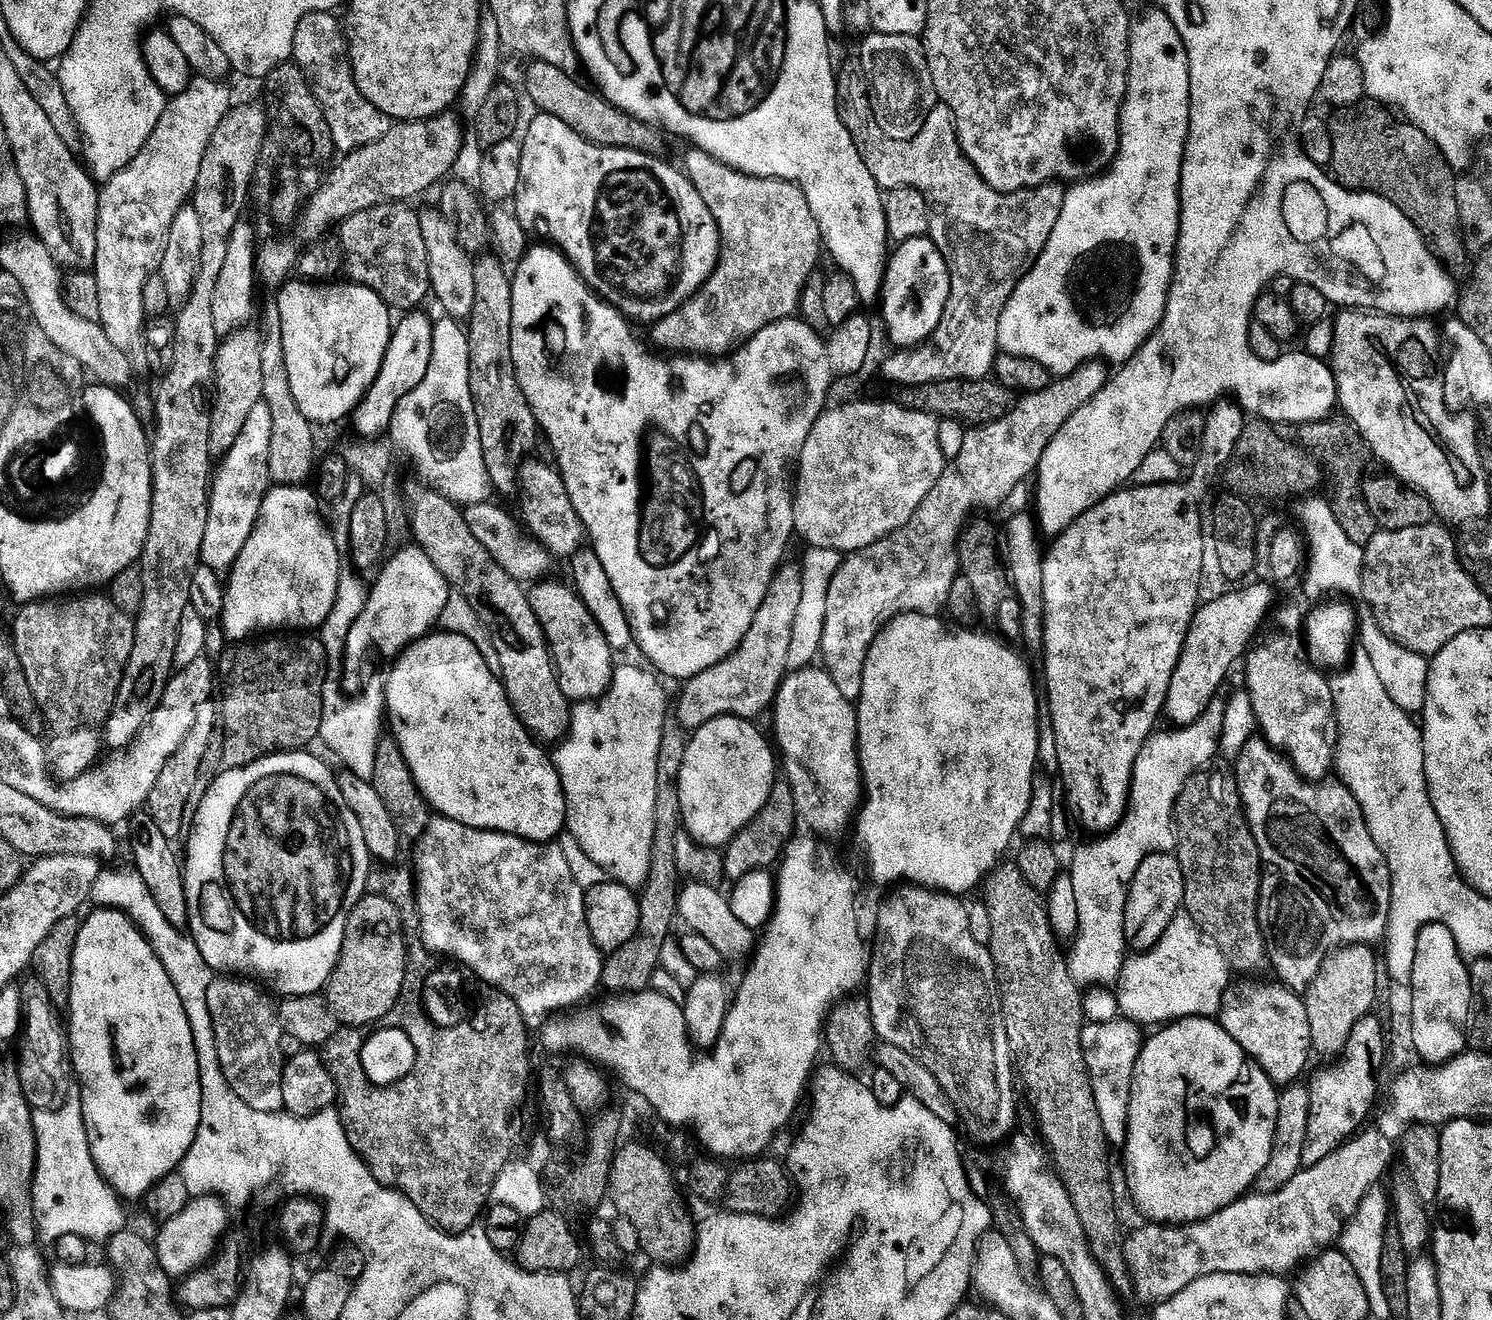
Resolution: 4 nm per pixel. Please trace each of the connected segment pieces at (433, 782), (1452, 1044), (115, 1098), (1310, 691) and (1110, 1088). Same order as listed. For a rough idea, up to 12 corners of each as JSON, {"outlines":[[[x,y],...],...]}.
{"outlines":[[[428,716],[404,744],[439,815],[547,844],[555,763],[511,716]],[[1447,923],[1418,934],[1416,1055],[1461,1054],[1474,998]],[[125,913],[76,932],[68,1028],[96,1169],[125,1201],[202,1118],[182,998]],[[1280,648],[1246,660],[1263,739],[1305,780],[1334,768],[1331,683]],[[1087,1023],[1080,1045],[1105,1139],[1123,1145],[1141,1025]]]}

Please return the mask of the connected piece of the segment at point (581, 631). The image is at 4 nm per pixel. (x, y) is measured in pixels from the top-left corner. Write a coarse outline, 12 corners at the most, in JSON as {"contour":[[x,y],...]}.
{"contour":[[571,587],[535,597],[562,694],[595,702],[614,651]]}

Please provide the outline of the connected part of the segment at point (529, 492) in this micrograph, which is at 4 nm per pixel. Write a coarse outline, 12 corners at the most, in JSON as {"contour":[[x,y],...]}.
{"contour":[[551,463],[519,467],[522,520],[549,554],[585,543],[584,523]]}

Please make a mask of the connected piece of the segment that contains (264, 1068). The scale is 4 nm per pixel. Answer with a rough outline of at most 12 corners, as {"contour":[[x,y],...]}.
{"contour":[[214,978],[218,1062],[246,1106],[281,1113],[286,1055],[267,994]]}

